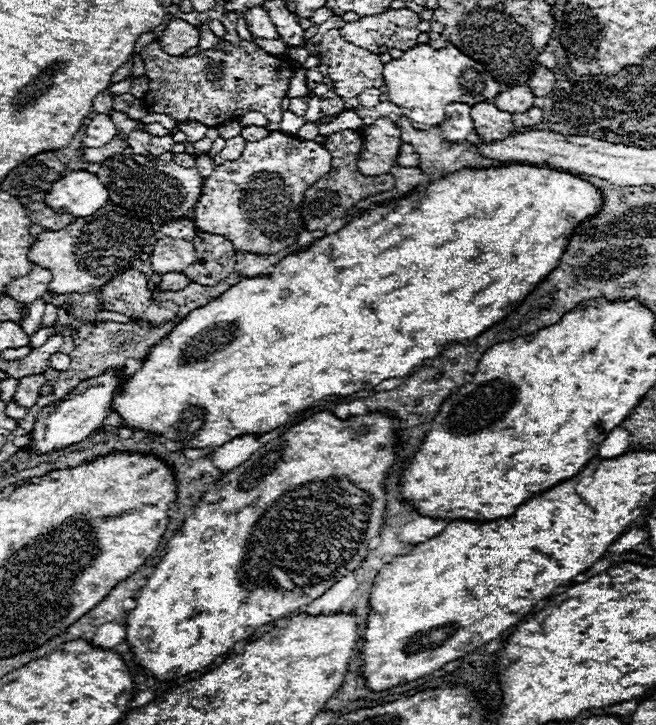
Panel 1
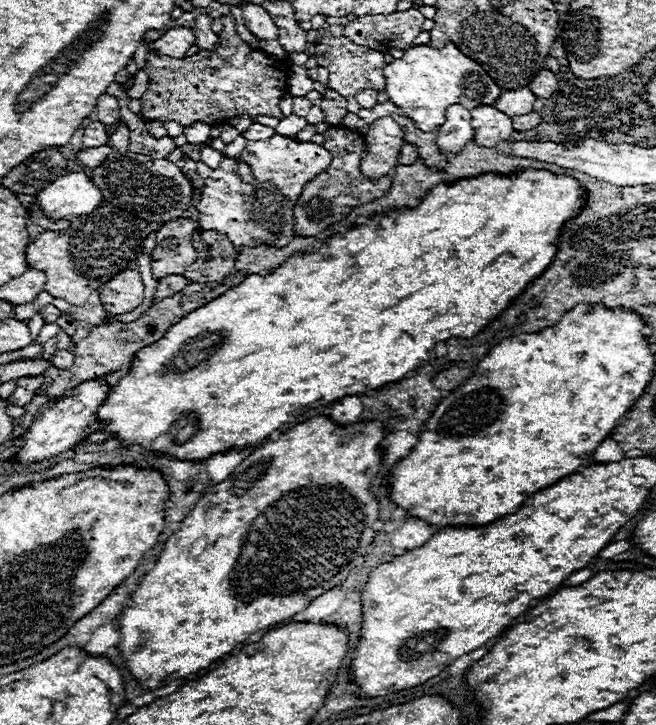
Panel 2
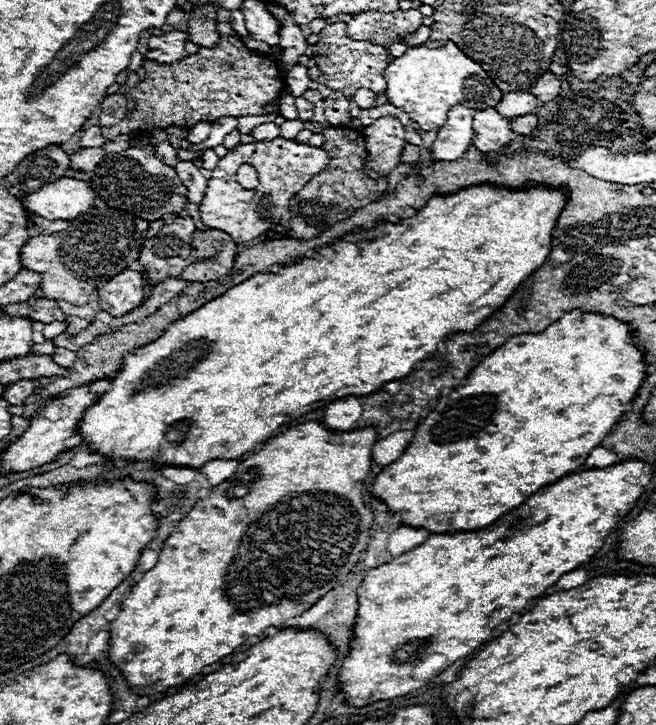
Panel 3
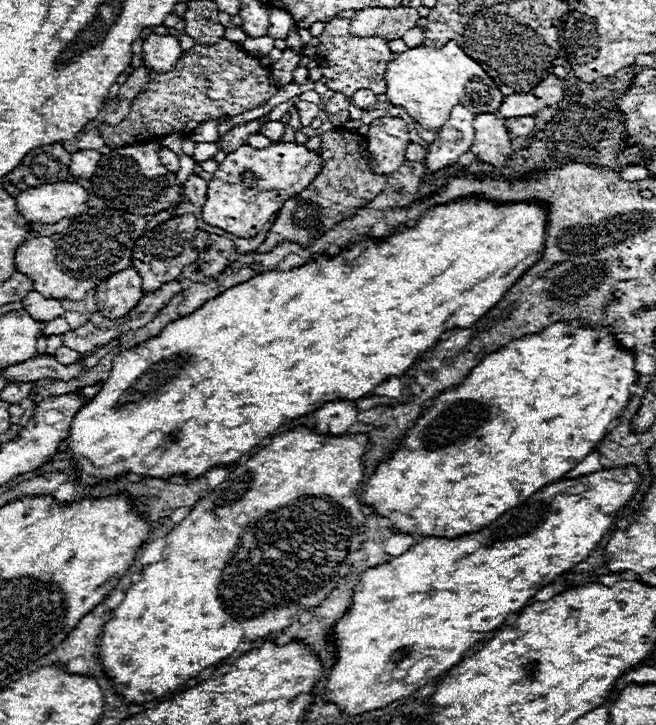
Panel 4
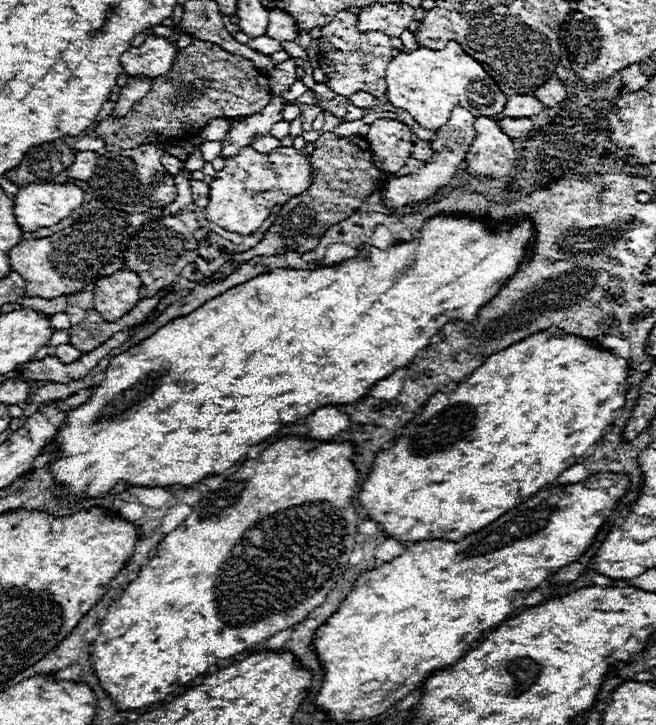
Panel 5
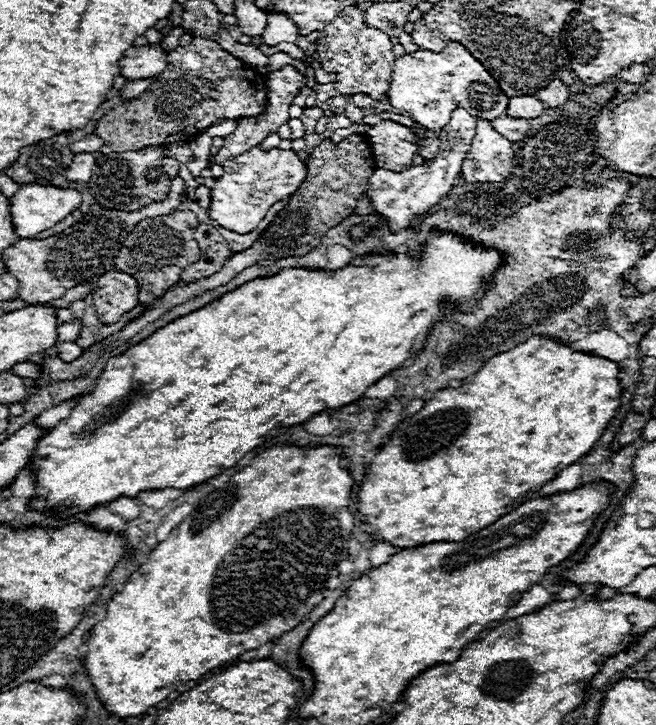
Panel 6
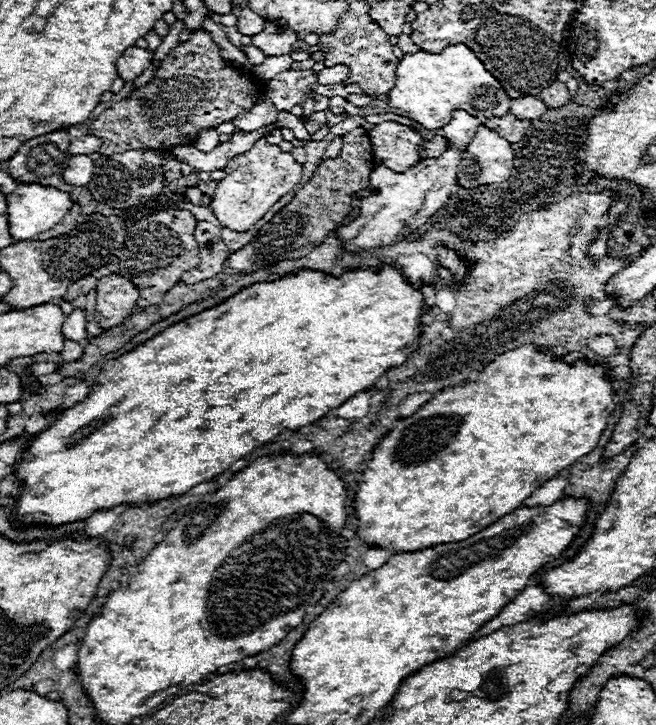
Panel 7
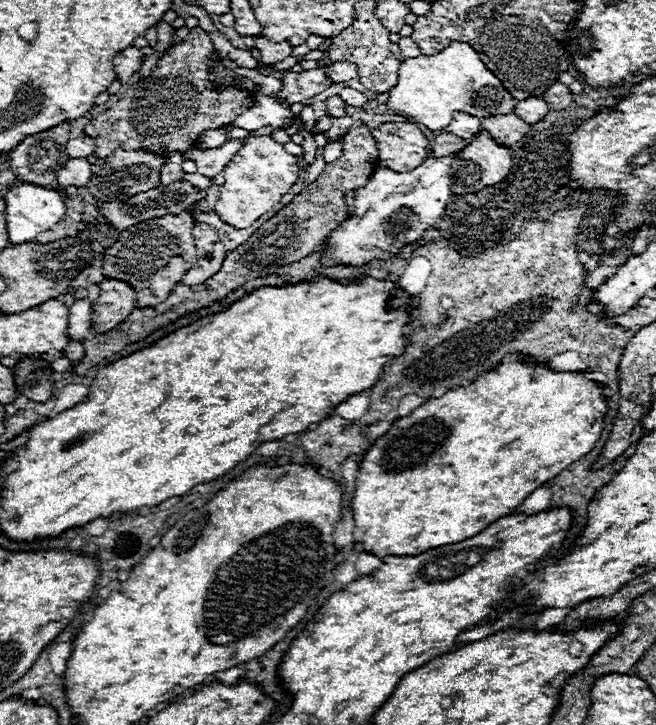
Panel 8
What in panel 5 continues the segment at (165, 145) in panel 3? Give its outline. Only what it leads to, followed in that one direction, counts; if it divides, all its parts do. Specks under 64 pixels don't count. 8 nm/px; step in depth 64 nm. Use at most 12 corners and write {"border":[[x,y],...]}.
{"border":[[168,152],[162,154],[164,168],[176,176],[182,162]]}

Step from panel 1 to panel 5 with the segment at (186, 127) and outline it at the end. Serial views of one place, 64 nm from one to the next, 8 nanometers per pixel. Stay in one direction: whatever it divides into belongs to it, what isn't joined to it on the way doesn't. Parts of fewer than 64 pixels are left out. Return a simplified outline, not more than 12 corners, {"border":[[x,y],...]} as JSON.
{"border":[[212,120],[197,132],[206,141],[222,141],[230,122]]}

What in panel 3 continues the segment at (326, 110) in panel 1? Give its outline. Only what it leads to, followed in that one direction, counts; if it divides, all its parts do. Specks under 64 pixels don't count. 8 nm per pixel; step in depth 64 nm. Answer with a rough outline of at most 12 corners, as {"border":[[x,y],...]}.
{"border":[[332,92],[324,100],[330,126],[350,120],[348,98]]}

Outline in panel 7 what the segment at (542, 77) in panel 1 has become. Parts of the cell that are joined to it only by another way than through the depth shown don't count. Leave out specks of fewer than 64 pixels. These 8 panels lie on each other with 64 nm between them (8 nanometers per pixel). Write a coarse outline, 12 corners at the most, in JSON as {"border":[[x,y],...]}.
{"border":[[562,82],[540,92],[548,108],[560,108],[570,102],[570,92]]}

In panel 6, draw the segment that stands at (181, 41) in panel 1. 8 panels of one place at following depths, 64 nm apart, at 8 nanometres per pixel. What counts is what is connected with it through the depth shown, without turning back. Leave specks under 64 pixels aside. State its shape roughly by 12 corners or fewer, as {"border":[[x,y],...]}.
{"border":[[162,44],[132,46],[120,58],[128,80],[154,78],[168,66]]}

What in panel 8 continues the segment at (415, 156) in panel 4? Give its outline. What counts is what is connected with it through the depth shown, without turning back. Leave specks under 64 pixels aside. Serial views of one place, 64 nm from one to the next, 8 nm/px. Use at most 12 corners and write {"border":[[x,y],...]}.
{"border":[[440,134],[430,142],[430,154],[440,158],[450,152],[460,152],[470,140]]}

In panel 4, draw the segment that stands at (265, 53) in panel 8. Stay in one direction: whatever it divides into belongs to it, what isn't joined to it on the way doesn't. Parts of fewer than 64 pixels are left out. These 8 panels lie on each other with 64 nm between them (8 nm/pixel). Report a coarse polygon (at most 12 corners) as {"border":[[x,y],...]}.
{"border":[[280,8],[270,10],[270,38],[286,38],[294,20]]}

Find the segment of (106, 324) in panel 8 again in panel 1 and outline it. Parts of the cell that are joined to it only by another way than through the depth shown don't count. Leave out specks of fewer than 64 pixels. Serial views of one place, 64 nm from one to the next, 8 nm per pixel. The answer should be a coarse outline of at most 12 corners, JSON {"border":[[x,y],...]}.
{"border":[[126,270],[102,288],[104,310],[166,324],[176,304],[154,300],[148,278]]}

